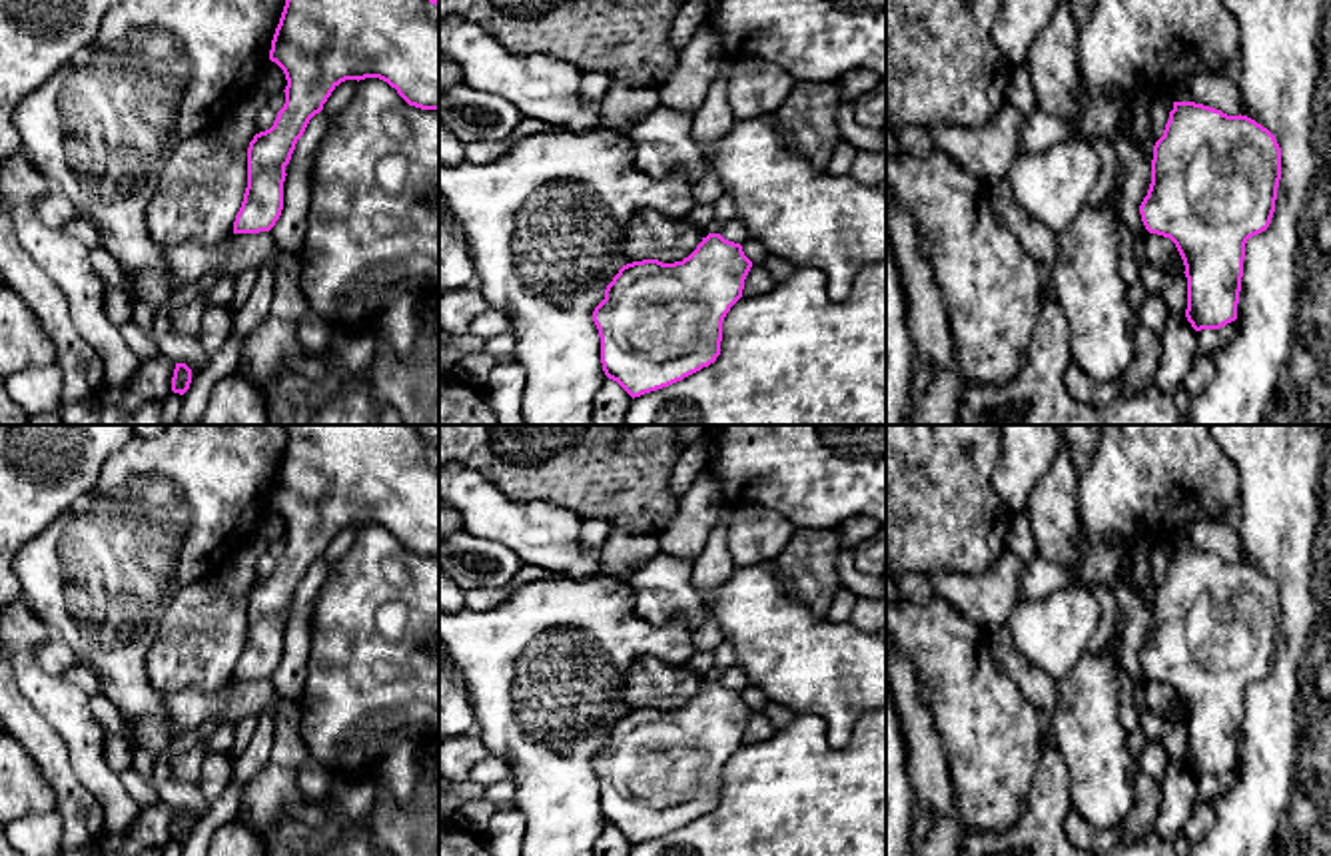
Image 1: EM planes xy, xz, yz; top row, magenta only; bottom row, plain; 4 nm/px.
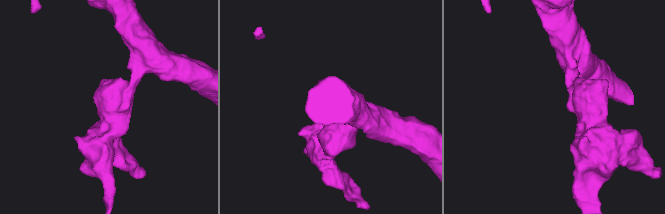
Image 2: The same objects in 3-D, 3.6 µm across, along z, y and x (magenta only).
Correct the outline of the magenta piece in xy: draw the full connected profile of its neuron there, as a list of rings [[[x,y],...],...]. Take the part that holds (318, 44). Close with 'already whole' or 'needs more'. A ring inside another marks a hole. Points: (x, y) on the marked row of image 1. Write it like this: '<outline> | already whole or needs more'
[[[285,0],[269,60],[287,80],[285,104],[273,126],[247,148],[247,188],[233,233],[269,231],[283,210],[285,166],[309,120],[345,80],[379,78],[415,108],[439,110],[439,2],[437,0]]] | already whole

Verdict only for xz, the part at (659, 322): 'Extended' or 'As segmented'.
As segmented

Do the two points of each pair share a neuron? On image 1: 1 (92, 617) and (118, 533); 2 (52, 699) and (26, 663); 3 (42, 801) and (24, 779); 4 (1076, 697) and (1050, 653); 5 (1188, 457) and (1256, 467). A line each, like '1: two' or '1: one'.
1: one
2: one
3: one
4: two
5: two

